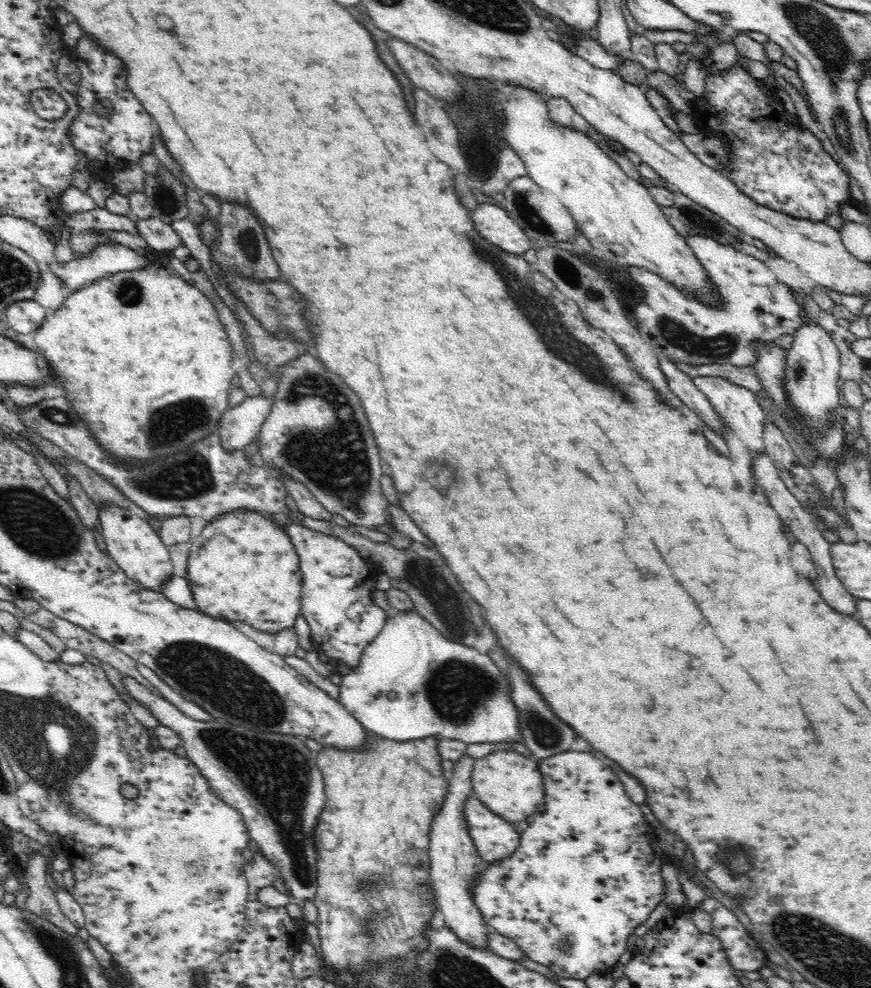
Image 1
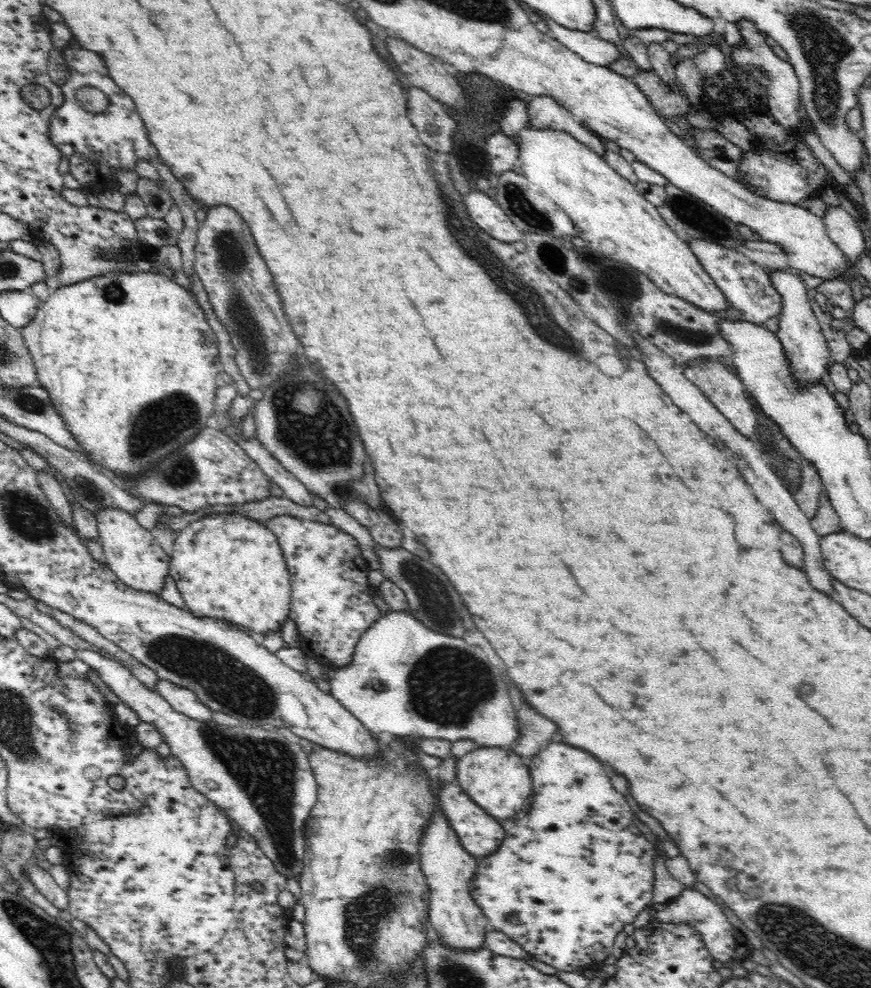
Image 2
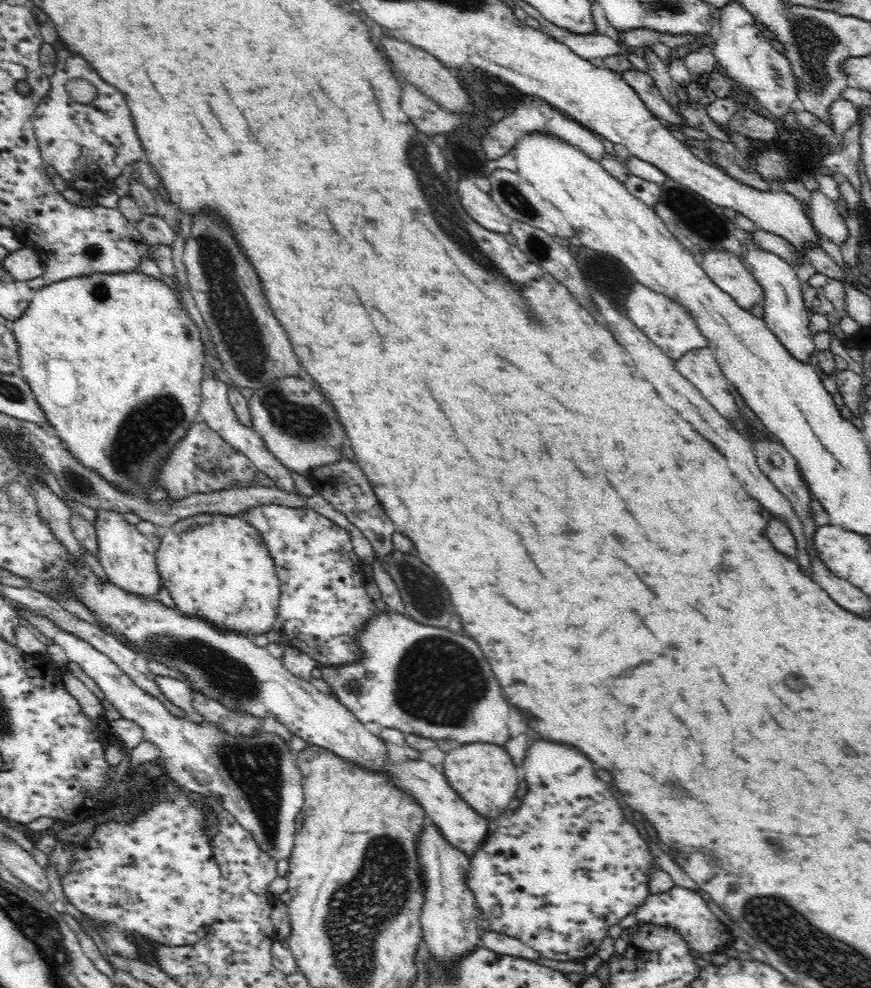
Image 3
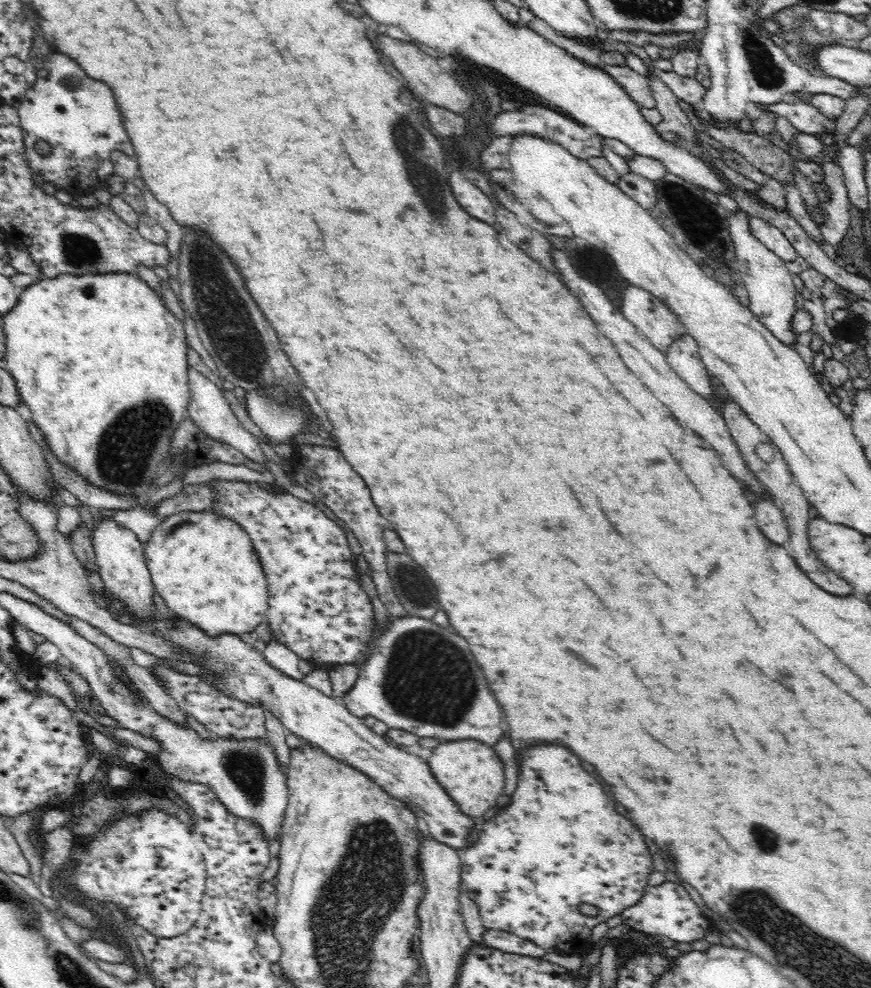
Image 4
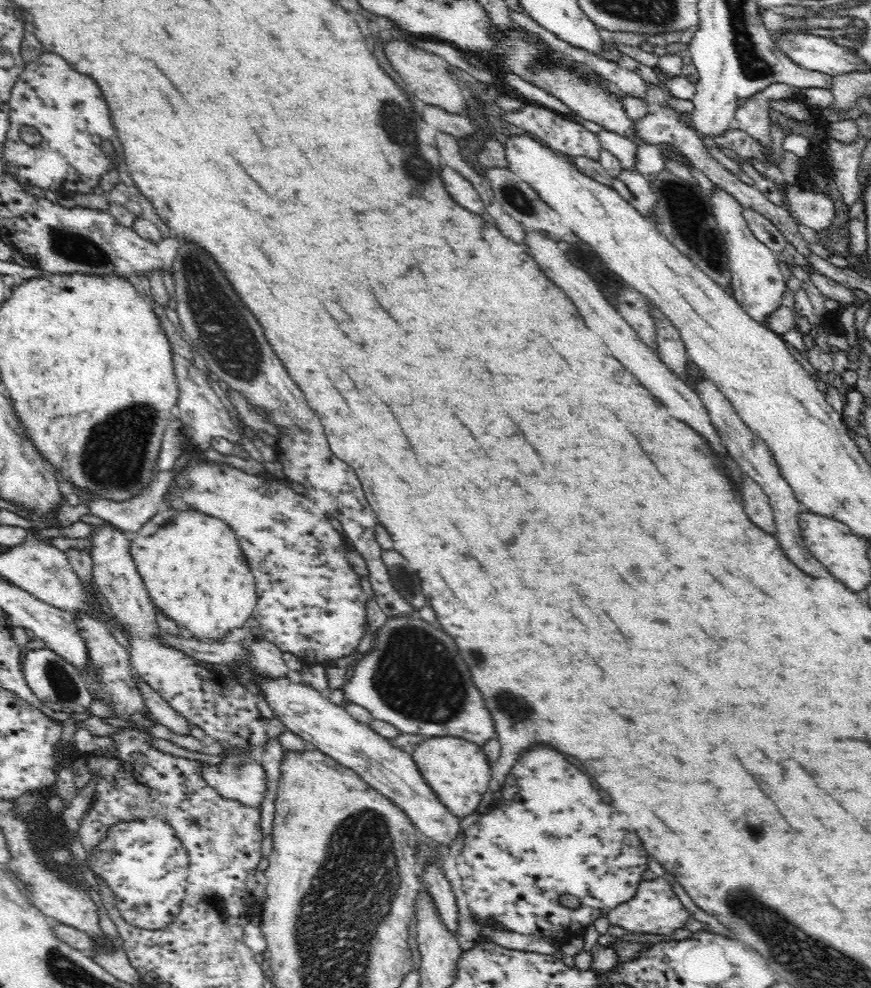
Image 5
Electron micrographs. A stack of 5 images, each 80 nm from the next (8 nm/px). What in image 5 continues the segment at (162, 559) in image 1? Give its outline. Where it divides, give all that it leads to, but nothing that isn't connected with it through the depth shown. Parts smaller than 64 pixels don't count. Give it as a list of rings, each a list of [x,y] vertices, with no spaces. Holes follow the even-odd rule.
[[[104,524],[94,527],[91,540],[91,559],[92,568],[91,576],[92,588],[100,592],[100,608],[104,608],[104,616],[111,618],[114,623],[108,623],[107,627],[111,628],[112,636],[119,641],[120,646],[124,648],[129,656],[129,667],[131,672],[140,678],[143,678],[174,710],[182,714],[192,727],[199,728],[206,732],[211,741],[219,742],[222,745],[239,746],[245,750],[258,750],[266,745],[269,740],[278,739],[286,729],[280,720],[266,720],[259,710],[259,704],[254,692],[238,684],[234,678],[222,678],[208,668],[208,663],[200,664],[196,657],[184,655],[182,651],[176,651],[172,645],[164,643],[162,634],[163,630],[157,623],[157,607],[150,598],[150,593],[144,584],[143,576],[140,576],[136,562],[130,552],[130,540],[124,535],[124,532],[114,527],[112,524]]]

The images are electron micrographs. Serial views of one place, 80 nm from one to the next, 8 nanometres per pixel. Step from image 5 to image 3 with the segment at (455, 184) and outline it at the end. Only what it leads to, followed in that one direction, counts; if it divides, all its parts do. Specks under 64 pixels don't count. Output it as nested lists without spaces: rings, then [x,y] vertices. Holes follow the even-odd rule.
[[[461,178],[457,185],[462,206],[473,220],[491,232],[512,236],[512,221],[504,215],[487,192],[471,179]]]

